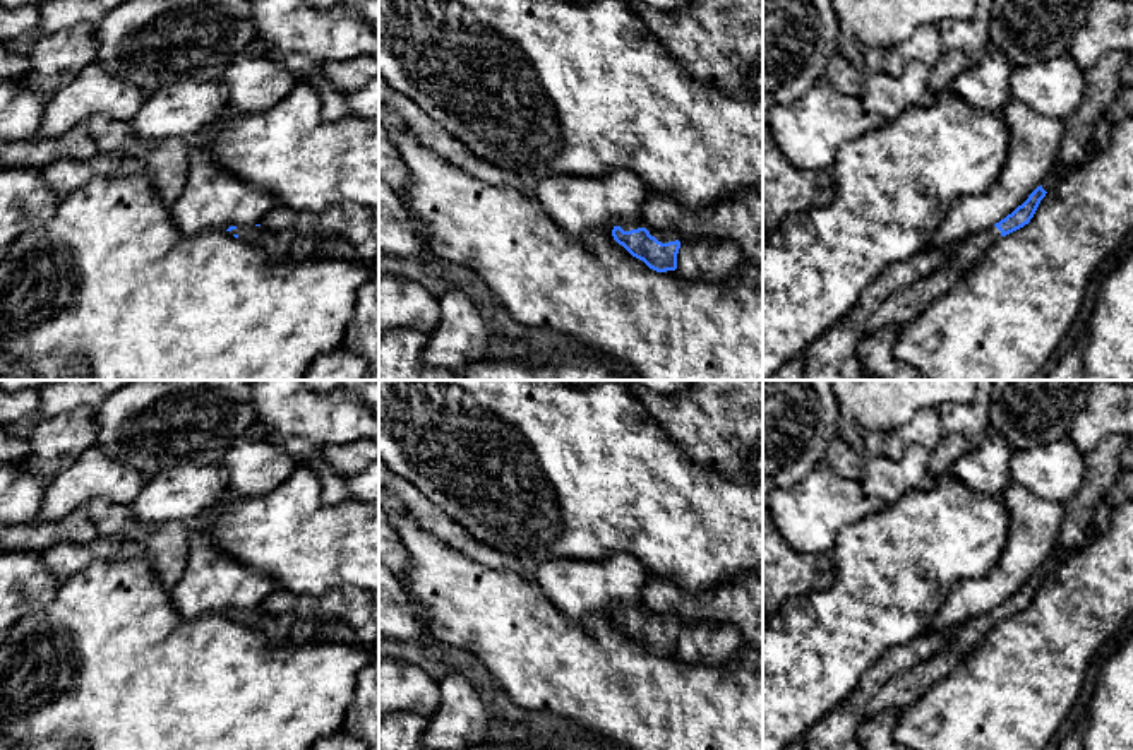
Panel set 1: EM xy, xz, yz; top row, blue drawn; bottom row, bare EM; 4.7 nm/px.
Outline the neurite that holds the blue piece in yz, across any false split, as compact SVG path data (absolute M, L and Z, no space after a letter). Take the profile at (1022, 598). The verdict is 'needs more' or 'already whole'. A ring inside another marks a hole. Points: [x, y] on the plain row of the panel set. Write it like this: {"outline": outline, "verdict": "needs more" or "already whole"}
{"outline": "M1088 529L1085 541L1076 548L1054 550L1028 582L1018 589L1011 598L994 610L975 616L960 625L951 640L934 656L920 661L912 670L888 680L878 695L867 704L866 717L878 717L891 707L905 709L939 680L953 673L953 670L965 659L965 656L1001 622L1006 620L1034 601L1040 584L1052 574L1064 560L1071 558L1083 548L1097 533Z", "verdict": "needs more"}

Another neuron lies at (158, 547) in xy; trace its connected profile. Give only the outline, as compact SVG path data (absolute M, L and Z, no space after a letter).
M98 498L84 505L96 524L99 538L122 538L146 548L144 557L154 563L159 582L171 589L187 563L190 527L183 521L168 521L158 526L141 522L130 505Z

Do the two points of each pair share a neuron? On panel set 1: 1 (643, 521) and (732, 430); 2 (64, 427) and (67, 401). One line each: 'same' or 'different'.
1: different
2: different

